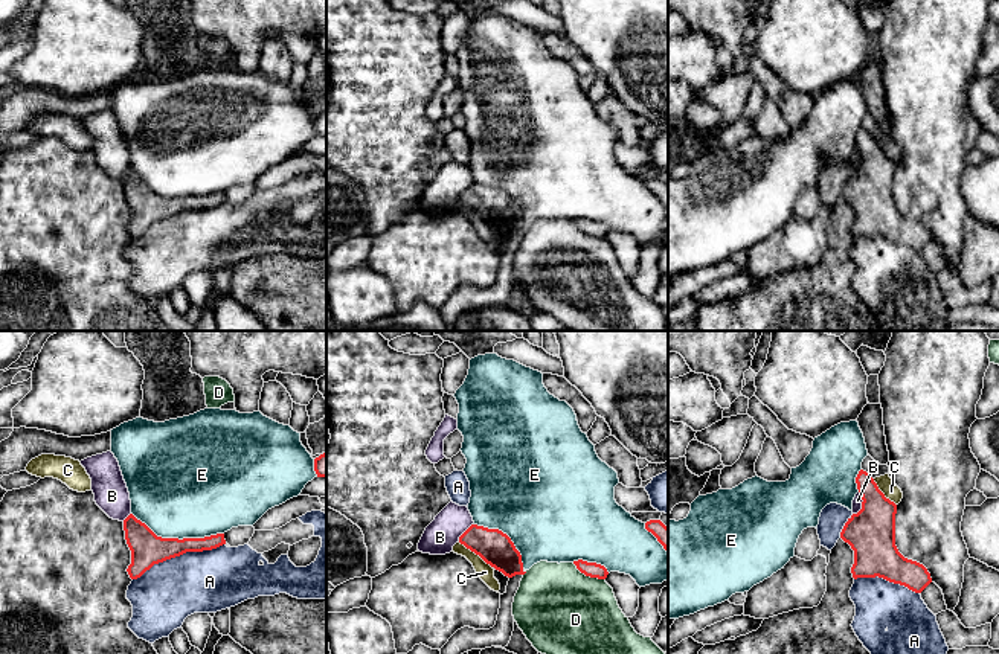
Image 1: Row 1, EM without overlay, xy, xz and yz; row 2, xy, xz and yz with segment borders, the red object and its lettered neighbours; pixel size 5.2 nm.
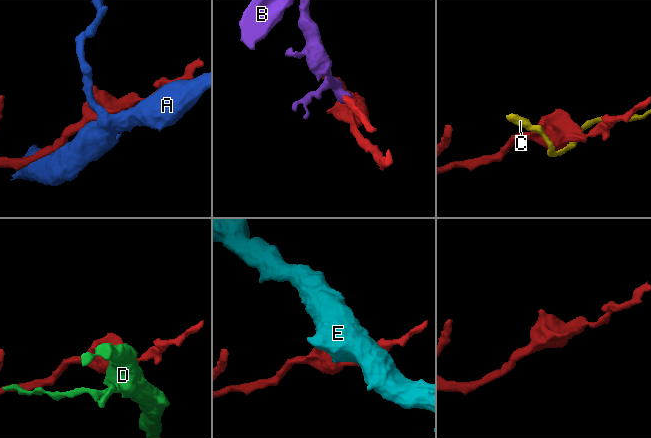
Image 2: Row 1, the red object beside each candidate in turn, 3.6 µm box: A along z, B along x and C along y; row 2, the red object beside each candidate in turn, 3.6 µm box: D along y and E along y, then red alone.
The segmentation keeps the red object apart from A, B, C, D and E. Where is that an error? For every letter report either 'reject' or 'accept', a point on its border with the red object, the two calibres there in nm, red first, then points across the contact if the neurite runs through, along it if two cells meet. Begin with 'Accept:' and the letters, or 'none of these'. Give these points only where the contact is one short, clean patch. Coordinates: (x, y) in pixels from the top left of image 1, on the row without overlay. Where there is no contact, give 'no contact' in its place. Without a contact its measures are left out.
Accept: none of these
A: reject | xy (179, 214) | 180/320 nm
B: reject | yz (862, 162) | 260/50 nm | along yz (859, 150), (862, 165), (853, 173)
C: reject | xz (475, 211) | 180/90 nm
D: reject | xz (589, 234) | 80/480 nm | along xz (572, 221), (586, 234), (604, 238)
E: reject | xy (177, 197) | 180/500 nm

